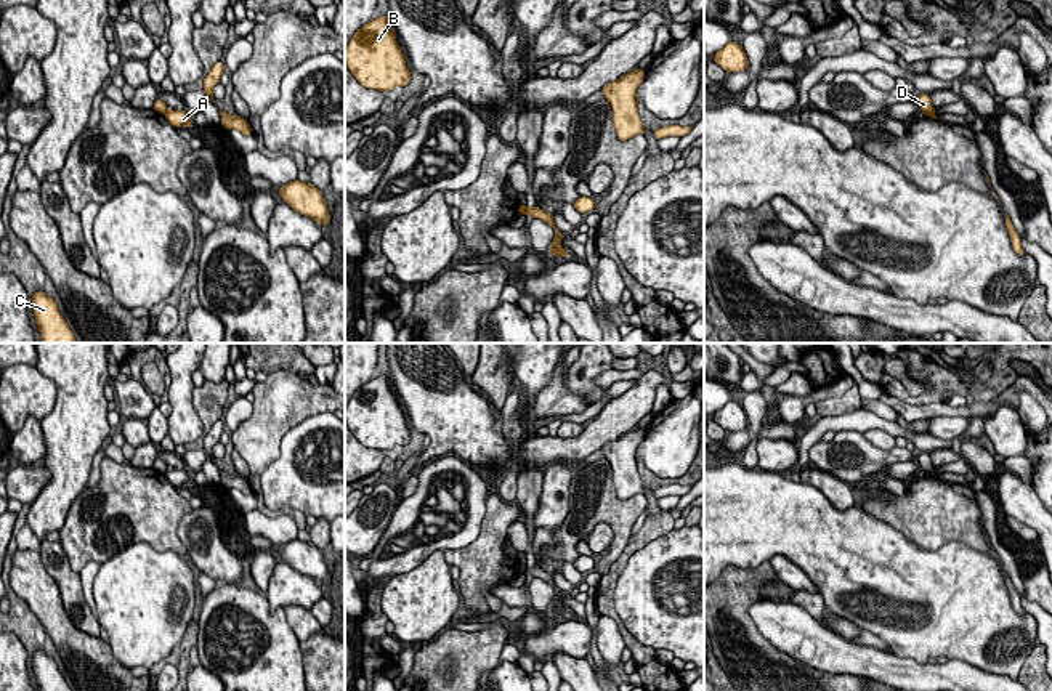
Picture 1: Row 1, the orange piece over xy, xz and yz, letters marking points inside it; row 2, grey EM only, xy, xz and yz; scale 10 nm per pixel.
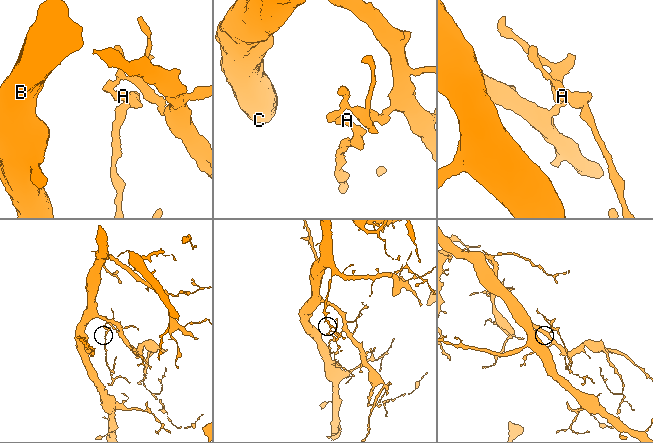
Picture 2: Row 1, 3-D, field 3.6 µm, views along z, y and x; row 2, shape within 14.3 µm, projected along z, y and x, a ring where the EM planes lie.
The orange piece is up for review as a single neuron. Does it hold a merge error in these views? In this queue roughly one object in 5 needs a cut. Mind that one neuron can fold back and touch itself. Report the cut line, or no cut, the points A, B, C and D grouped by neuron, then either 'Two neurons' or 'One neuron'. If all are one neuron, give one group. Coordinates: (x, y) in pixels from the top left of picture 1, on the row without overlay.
Split along xy (169, 470), (164, 473). Groups: A / B C D. Two neurons

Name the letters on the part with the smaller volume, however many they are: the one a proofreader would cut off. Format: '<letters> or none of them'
A

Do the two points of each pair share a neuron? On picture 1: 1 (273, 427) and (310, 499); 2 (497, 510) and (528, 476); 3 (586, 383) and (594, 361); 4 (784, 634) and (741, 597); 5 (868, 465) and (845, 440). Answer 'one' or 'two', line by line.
1: two
2: two
3: one
4: two
5: one

